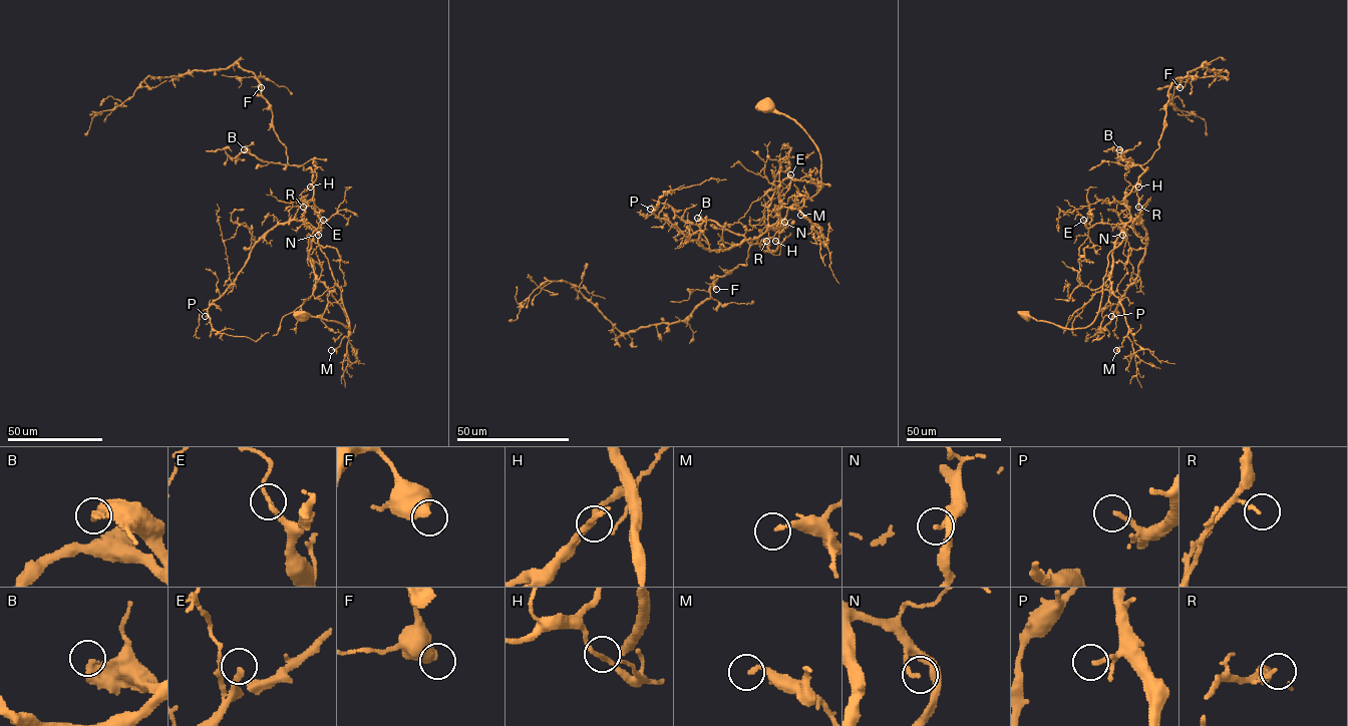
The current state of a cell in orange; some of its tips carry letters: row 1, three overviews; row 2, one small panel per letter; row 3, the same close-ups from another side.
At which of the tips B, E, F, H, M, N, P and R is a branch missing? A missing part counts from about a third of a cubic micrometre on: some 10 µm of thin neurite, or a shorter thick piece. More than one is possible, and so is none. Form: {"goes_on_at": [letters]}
{"goes_on_at": ["B", "E"]}

